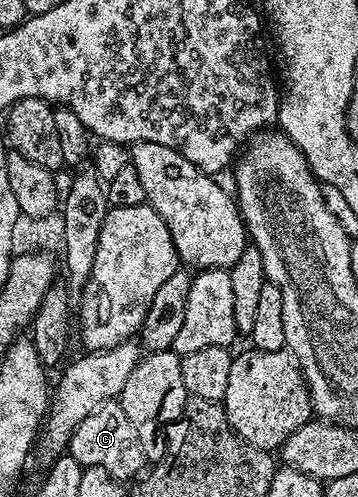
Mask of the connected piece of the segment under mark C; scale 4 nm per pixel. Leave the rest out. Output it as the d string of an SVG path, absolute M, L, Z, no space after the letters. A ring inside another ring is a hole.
M118 400L104 403L92 412L92 416L84 416L84 420L80 420L76 432L72 432L70 437L68 453L83 468L96 466L119 480L137 479L148 466L144 448L140 448L140 440L136 436L136 428L132 428L128 416L124 416L124 408Z

